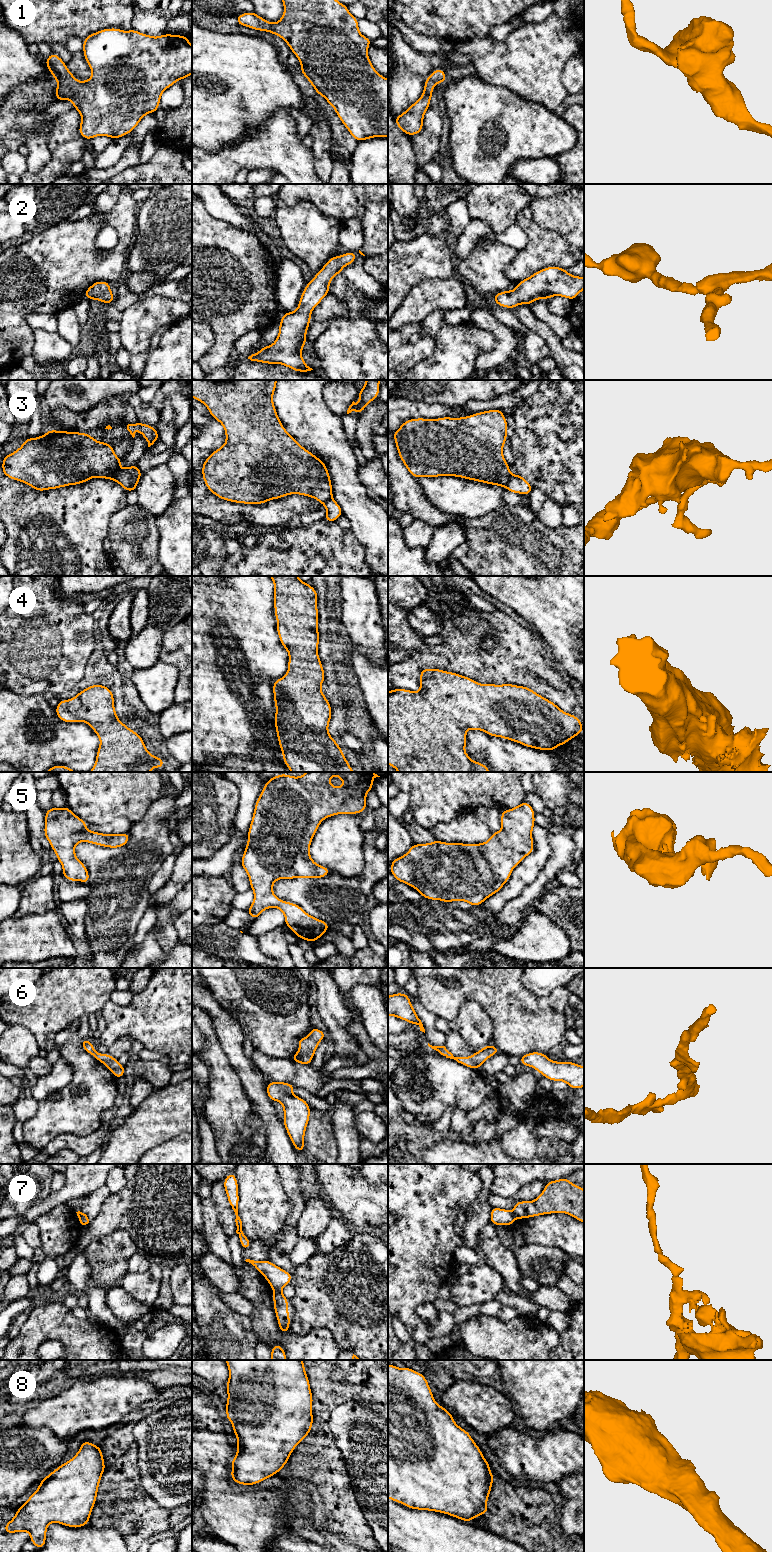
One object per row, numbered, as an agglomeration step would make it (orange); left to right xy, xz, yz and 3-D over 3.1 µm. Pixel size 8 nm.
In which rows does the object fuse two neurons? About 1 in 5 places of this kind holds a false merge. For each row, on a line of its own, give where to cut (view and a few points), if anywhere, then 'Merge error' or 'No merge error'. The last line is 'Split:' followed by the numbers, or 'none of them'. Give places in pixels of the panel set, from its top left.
1: No split. No merge error
2: No split. No merge error
3: Split along yz (511, 475), (505, 486). Merge error
4: No split. No merge error
5: No split. No merge error
6: No split. No merge error
7: Split along xz (274, 1289), (279, 1291). Merge error
8: No split. No merge error
Split: 3, 7

